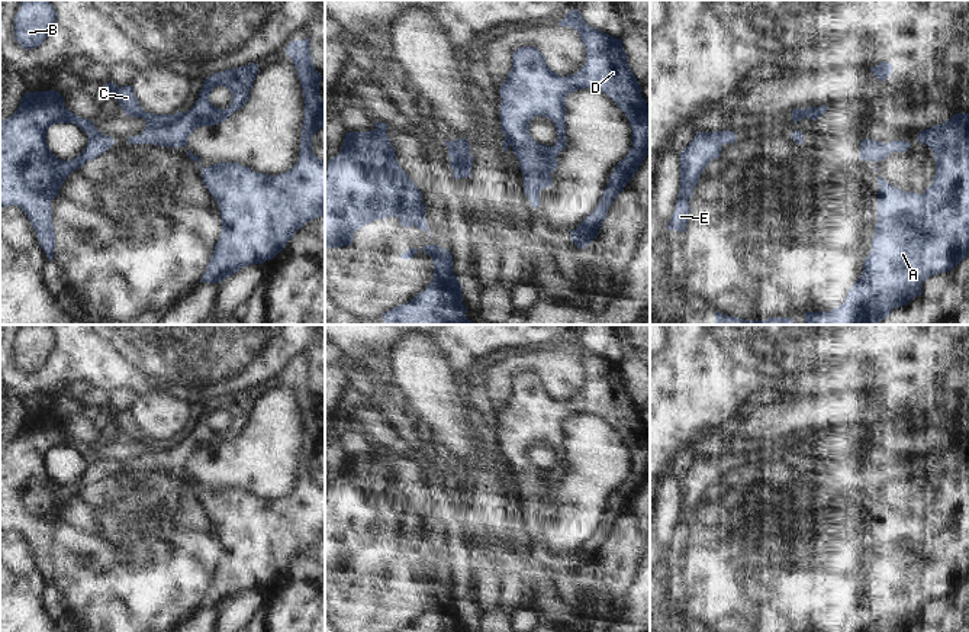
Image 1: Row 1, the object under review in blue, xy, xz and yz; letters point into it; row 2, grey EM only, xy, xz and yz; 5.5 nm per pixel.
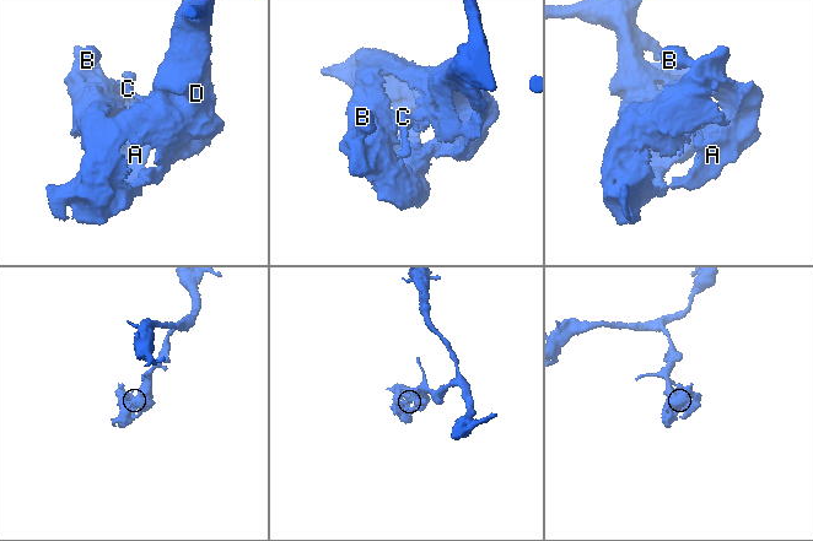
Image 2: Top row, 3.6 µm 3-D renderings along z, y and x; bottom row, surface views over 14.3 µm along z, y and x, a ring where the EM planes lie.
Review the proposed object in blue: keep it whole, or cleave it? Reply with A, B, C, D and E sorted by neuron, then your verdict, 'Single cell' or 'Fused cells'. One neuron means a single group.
Groups: A B D E / C. Fused cells

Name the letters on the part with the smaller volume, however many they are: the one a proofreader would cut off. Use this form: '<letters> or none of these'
C

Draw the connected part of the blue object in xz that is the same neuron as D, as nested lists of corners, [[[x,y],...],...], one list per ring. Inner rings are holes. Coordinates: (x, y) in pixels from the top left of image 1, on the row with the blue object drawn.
[[[580,10],[569,12],[557,25],[579,32],[586,49],[586,64],[576,74],[561,77],[547,65],[537,48],[518,48],[512,54],[512,70],[499,87],[499,117],[506,138],[503,152],[512,146],[524,175],[525,196],[531,200],[531,207],[538,207],[540,191],[553,184],[550,174],[558,165],[558,154],[567,146],[567,94],[582,88],[602,91],[627,116],[632,128],[632,148],[612,171],[598,207],[576,229],[569,230],[573,244],[583,249],[598,236],[611,204],[650,155],[650,106],[630,68],[622,39],[586,25]],[[535,116],[554,123],[558,135],[554,146],[541,145],[529,135],[529,123]]]

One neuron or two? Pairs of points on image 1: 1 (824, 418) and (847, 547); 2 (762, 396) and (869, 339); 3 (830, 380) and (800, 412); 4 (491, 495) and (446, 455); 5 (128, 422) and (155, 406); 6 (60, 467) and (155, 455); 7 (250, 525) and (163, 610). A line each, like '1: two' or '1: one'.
1: two
2: one
3: two
4: two
5: one
6: one
7: one

